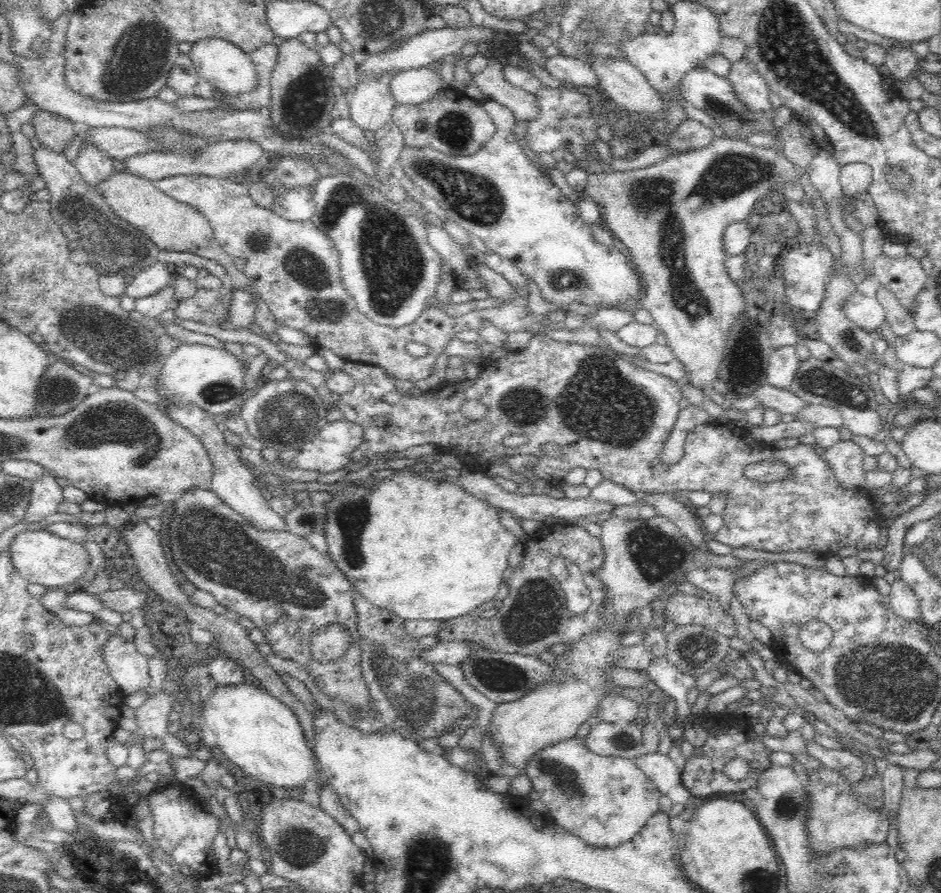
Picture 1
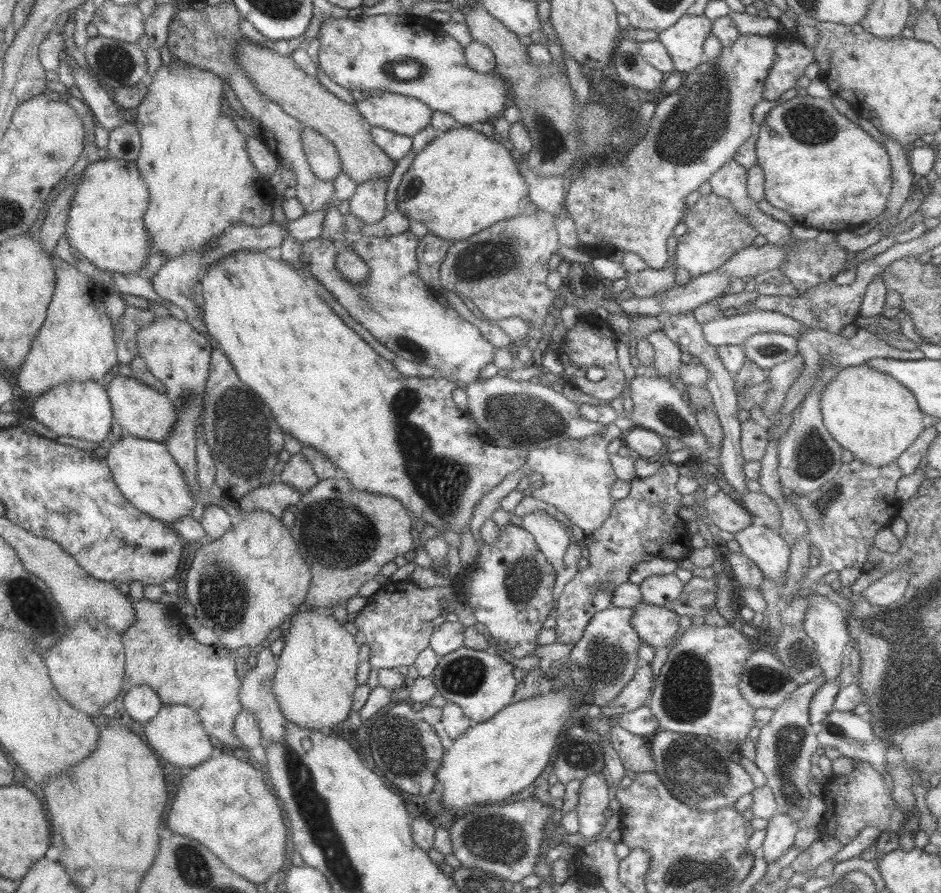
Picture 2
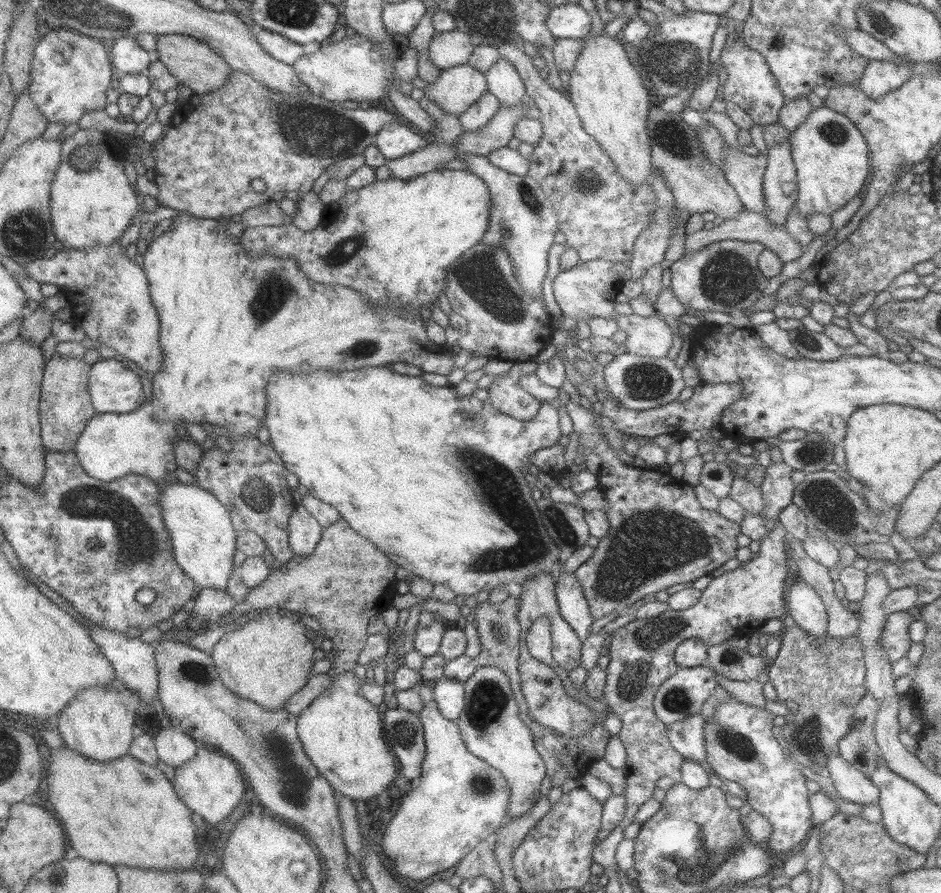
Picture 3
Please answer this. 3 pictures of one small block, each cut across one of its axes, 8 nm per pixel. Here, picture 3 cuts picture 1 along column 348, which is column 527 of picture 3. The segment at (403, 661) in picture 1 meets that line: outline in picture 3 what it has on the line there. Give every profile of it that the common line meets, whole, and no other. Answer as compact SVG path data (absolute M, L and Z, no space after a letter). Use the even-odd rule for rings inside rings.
M508 597L505 601L499 603L490 603L485 601L478 604L474 609L476 619L476 630L478 631L481 652L474 657L474 662L480 666L493 666L507 675L517 707L519 716L528 728L532 731L535 749L540 753L546 767L547 777L550 778L552 786L561 787L567 780L580 779L587 773L589 766L595 760L603 758L605 755L606 745L612 735L602 728L602 724L596 720L593 730L590 730L581 737L581 740L572 740L565 736L556 734L549 728L540 726L537 722L532 721L528 715L528 707L521 691L521 678L519 673L519 656L521 641L521 626L519 621L519 600L515 597Z

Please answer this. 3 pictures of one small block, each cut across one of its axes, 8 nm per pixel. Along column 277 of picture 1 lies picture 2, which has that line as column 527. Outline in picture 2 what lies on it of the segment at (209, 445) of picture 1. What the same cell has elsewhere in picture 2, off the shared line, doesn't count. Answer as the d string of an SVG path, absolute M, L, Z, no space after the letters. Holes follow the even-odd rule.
M537 511L524 514L516 522L533 536L538 550L546 557L556 574L568 567L565 554L571 543L570 535L559 521L544 511Z

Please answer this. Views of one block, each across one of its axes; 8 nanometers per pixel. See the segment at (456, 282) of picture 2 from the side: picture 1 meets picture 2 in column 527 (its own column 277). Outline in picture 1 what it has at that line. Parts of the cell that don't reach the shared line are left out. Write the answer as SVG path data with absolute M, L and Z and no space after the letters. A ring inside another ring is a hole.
M179 174L161 178L154 183L164 194L199 210L211 224L214 233L213 243L219 244L226 254L246 260L245 269L242 271L248 278L248 284L255 288L256 293L272 311L277 324L304 332L311 338L312 345L327 348L346 361L378 365L390 371L395 378L415 383L433 374L436 358L442 354L444 346L455 338L457 332L466 329L480 330L483 315L478 310L470 311L461 317L450 317L440 307L425 307L412 324L396 328L382 326L372 321L358 309L356 301L344 288L340 276L339 254L331 239L314 226L311 220L292 222L278 216L270 208L258 206L252 200L246 183L205 174ZM407 342L426 346L428 353L420 357L410 355L405 347Z

